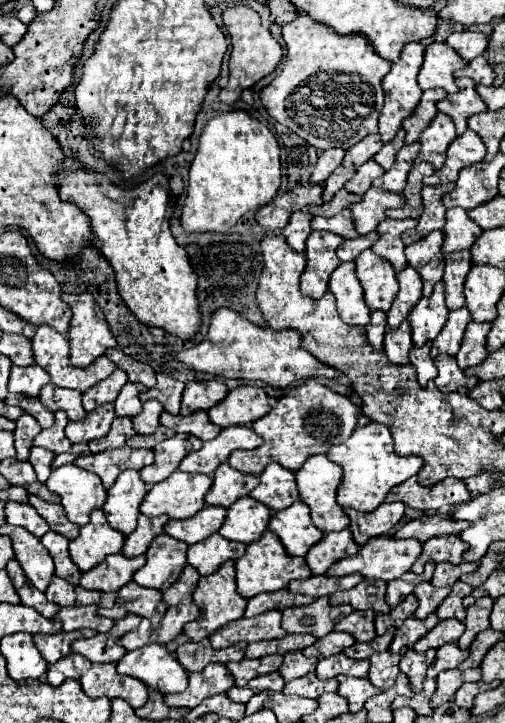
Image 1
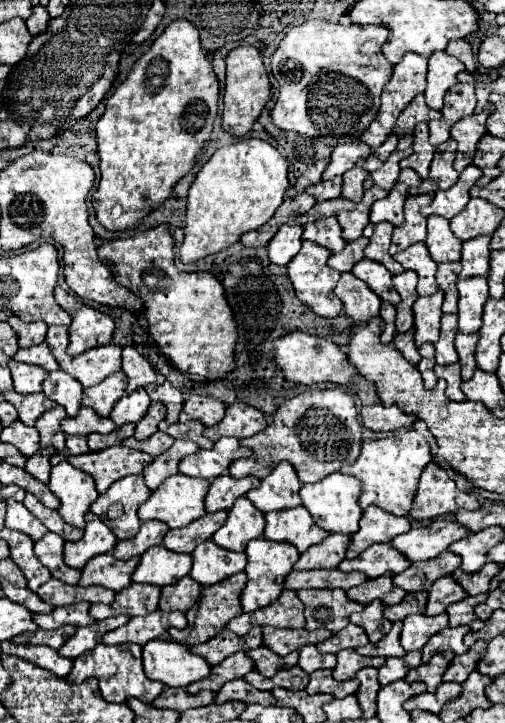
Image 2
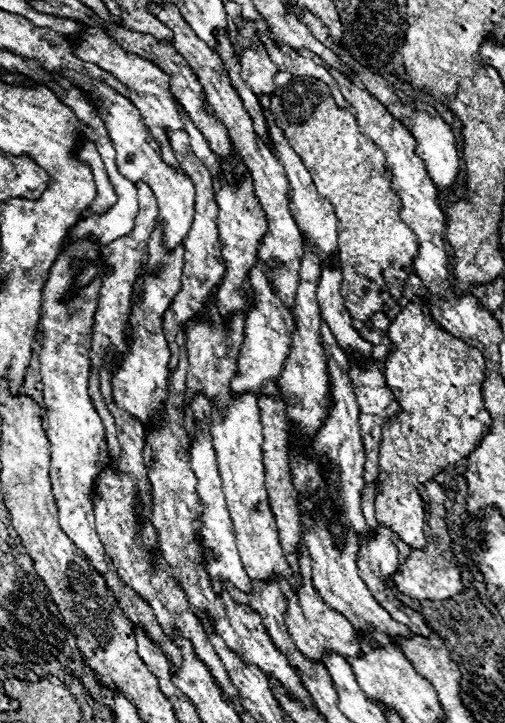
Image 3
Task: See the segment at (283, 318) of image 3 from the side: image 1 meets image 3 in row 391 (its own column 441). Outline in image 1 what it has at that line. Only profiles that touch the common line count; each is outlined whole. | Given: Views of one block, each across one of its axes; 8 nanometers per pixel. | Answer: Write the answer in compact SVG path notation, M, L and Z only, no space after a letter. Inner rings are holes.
M438 230L438 232L430 232L420 242L406 246L404 250L408 264L416 268L424 280L424 296L430 296L434 284L442 280L442 272L444 272L442 242L444 242L444 232Z

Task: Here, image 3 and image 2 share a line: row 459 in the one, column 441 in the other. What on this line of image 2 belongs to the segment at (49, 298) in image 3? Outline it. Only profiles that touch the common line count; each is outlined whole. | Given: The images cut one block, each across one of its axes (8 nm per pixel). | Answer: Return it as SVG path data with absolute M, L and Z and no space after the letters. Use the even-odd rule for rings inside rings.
M434 52L428 58L428 84L426 84L426 104L432 110L442 110L444 94L456 84L456 74L464 70L464 64L446 52Z

